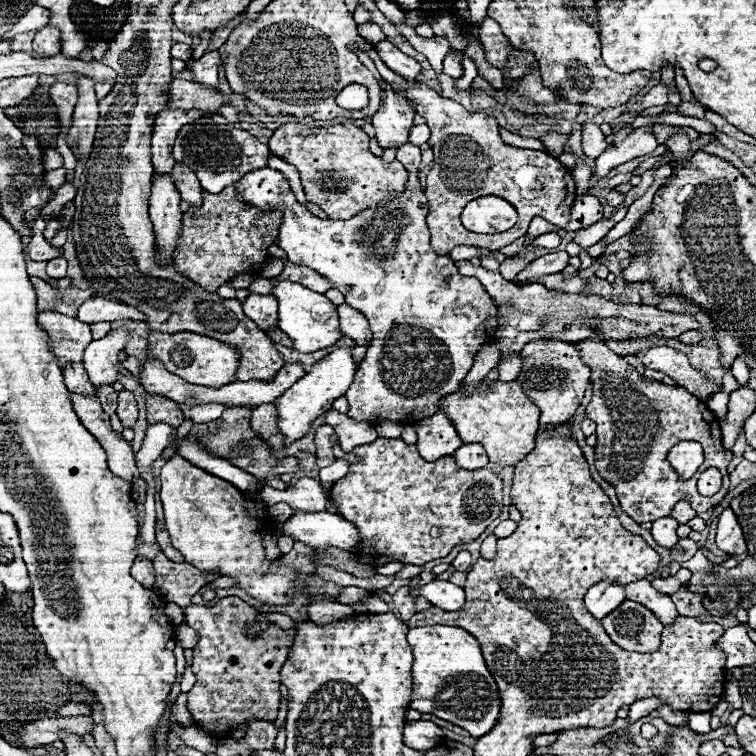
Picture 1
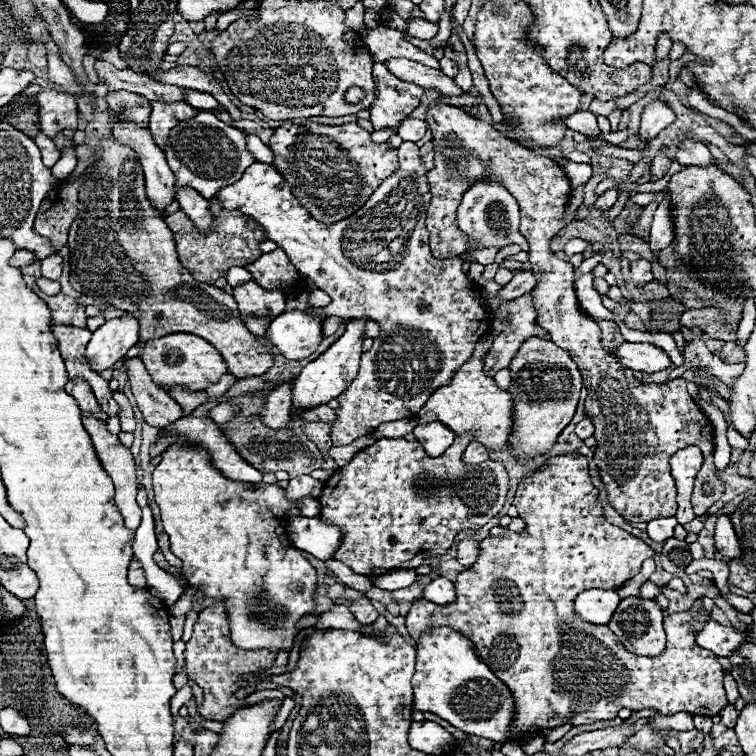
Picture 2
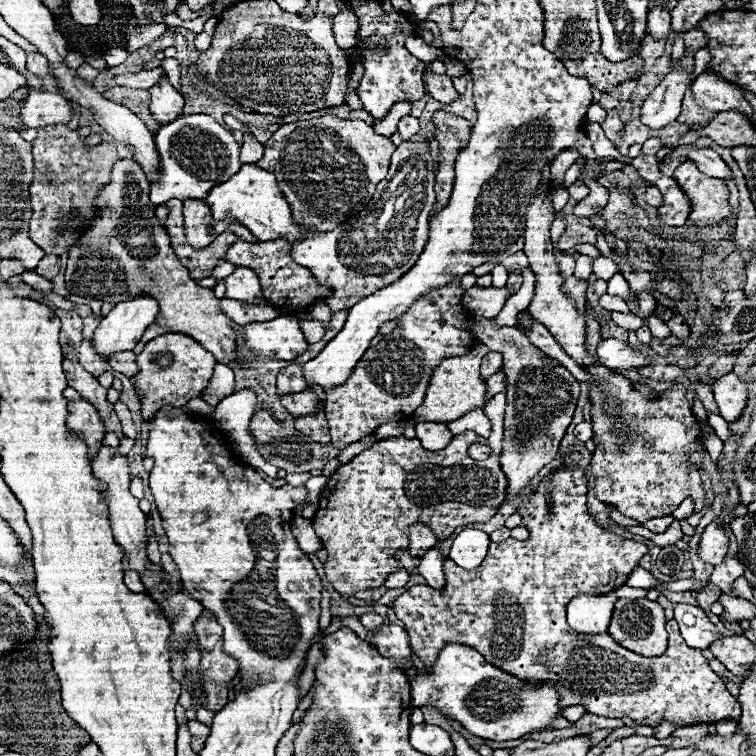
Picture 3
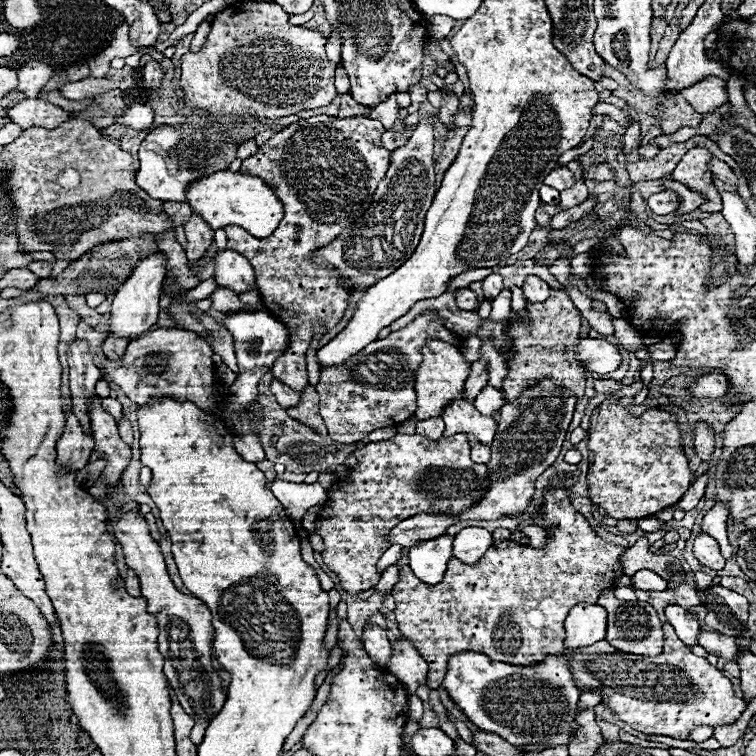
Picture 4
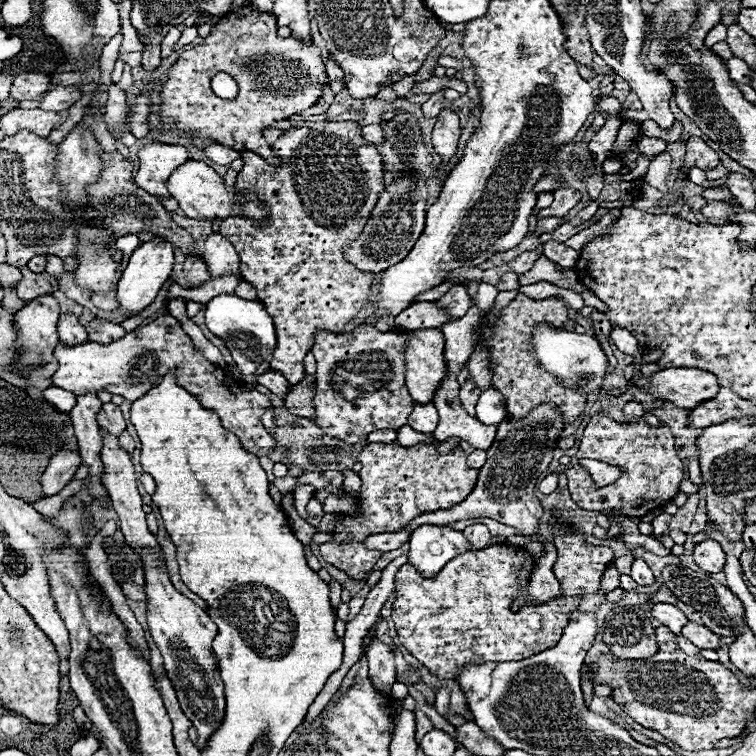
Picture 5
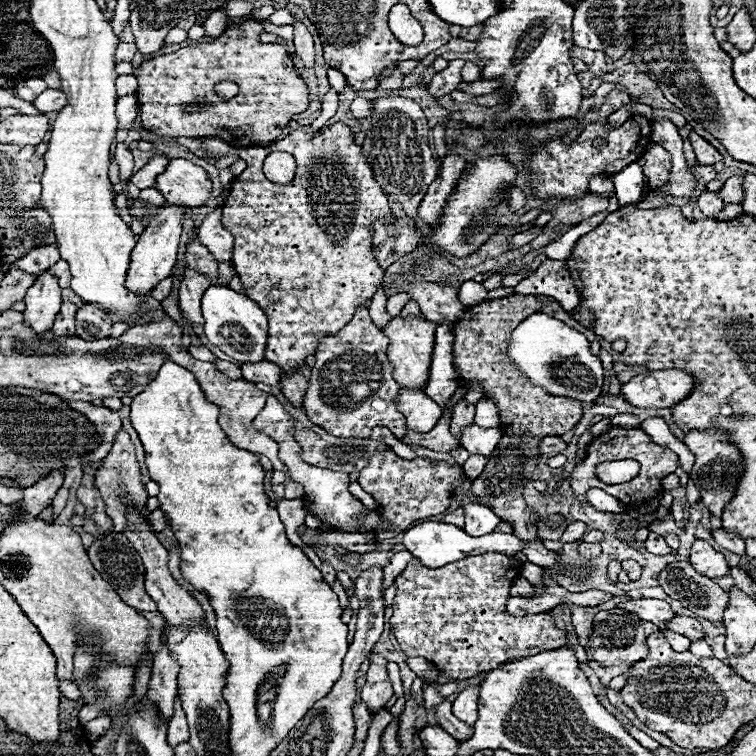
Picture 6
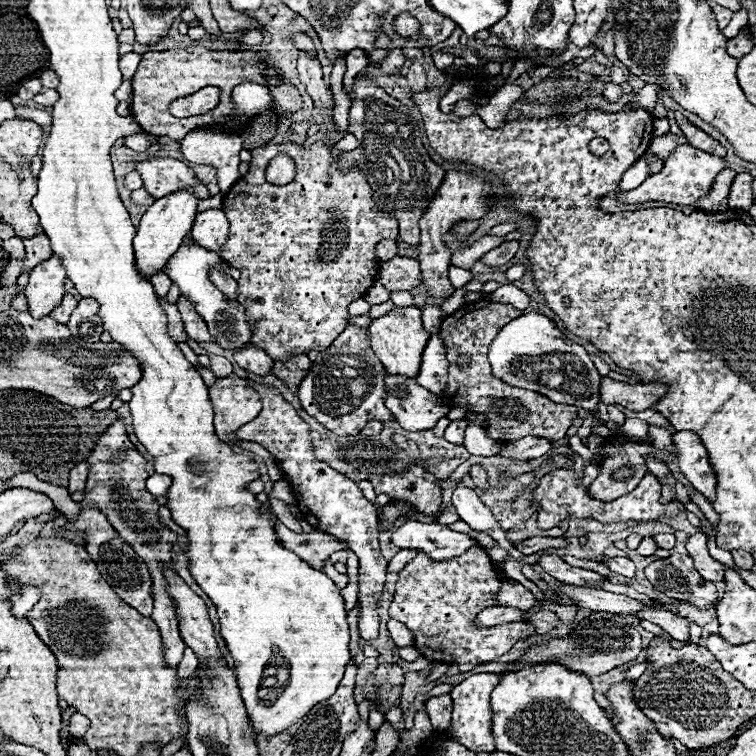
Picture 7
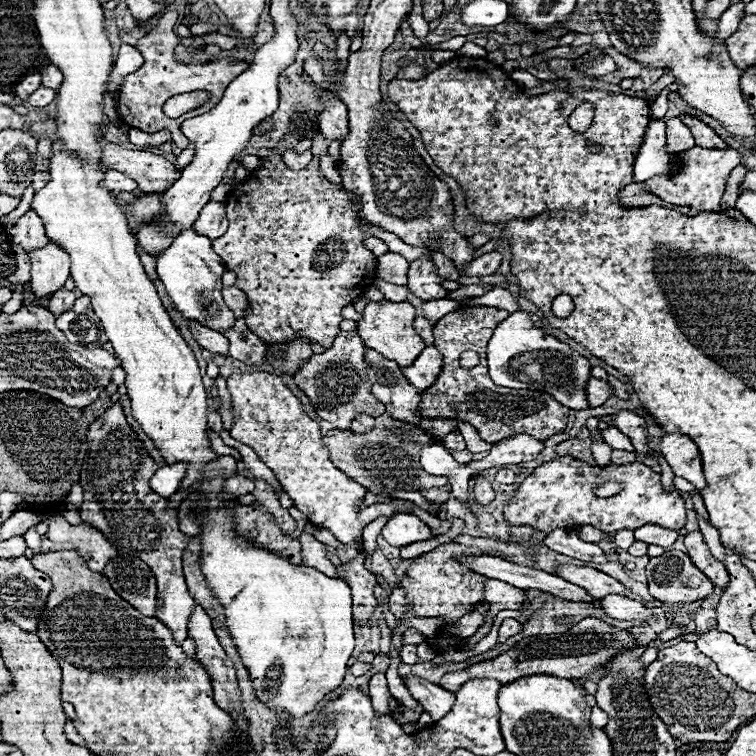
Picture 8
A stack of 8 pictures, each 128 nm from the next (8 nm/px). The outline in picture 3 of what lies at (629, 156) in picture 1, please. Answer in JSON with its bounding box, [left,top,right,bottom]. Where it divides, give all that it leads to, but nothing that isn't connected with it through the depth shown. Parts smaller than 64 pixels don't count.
[640,48,694,130]

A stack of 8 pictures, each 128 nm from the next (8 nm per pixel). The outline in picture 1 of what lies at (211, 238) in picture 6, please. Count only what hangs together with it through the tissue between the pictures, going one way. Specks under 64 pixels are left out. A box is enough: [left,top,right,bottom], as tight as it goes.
[242,294,278,330]

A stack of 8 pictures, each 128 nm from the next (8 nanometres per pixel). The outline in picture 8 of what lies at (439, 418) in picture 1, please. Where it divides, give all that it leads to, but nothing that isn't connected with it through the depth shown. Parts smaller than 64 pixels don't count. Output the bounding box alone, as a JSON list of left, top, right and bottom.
[366,348,422,424]

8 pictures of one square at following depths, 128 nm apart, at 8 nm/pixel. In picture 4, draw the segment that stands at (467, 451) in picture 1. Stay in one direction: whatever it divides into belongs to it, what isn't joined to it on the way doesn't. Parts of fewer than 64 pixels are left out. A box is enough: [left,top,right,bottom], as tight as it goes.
[472,444,490,464]

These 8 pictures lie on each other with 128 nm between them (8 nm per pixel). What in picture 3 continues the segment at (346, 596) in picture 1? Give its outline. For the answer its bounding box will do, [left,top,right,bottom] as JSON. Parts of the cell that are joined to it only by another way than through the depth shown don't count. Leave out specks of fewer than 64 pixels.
[360,612,384,632]

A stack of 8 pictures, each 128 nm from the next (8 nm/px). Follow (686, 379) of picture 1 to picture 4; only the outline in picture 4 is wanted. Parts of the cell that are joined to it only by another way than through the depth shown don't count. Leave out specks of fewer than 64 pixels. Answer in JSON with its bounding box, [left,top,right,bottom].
[574,338,622,374]

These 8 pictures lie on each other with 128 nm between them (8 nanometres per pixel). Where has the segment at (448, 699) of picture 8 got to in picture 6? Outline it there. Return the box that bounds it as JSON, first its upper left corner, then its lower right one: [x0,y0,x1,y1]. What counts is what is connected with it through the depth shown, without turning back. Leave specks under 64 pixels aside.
[436,702,472,740]

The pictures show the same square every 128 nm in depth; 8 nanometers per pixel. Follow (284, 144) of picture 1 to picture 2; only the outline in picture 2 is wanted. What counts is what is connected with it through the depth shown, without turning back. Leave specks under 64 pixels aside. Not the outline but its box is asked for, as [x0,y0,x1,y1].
[270,122,398,224]

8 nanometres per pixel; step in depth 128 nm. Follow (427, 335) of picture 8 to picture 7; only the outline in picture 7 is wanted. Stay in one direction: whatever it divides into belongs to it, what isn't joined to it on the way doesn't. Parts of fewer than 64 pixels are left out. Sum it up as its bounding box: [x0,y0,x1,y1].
[422,306,446,334]

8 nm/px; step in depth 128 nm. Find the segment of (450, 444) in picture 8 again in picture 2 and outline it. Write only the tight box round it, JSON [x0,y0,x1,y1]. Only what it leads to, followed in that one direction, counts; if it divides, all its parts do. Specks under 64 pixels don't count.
[484,292,548,376]

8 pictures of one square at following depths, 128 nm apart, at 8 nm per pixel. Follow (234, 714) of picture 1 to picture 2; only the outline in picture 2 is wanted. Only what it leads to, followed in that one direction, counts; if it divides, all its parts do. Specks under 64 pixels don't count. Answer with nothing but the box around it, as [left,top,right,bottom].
[184,602,276,722]

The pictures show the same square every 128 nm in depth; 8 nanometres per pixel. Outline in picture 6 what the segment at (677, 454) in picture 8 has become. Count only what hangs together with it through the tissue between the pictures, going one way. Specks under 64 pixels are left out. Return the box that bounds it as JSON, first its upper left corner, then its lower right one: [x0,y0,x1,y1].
[682,430,742,516]

